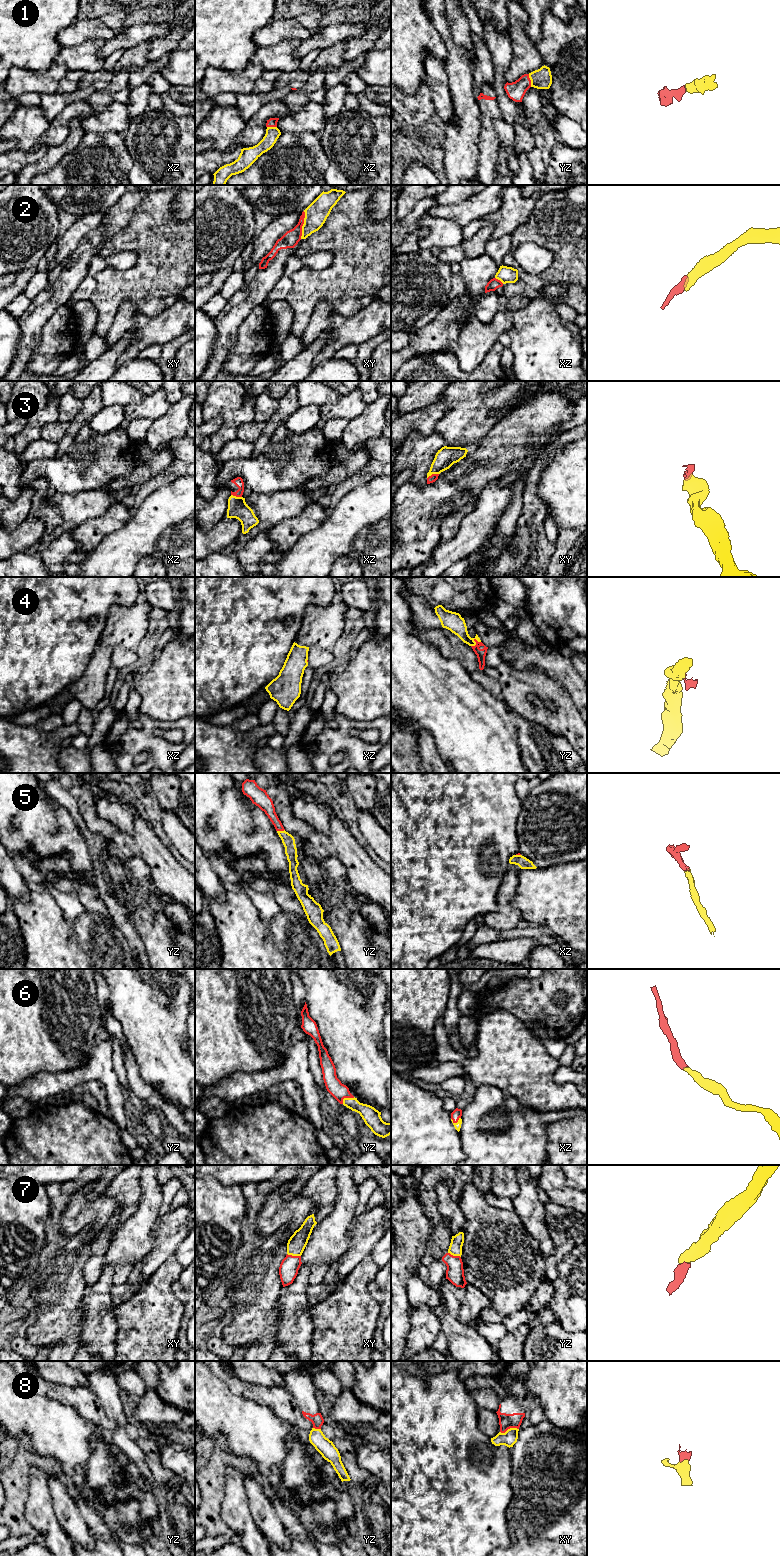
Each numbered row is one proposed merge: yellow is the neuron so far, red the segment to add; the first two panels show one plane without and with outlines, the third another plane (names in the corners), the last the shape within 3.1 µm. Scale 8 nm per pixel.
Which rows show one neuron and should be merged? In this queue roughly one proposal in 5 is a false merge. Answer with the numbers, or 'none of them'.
1, 2, 3, 5, 6, 7, 8

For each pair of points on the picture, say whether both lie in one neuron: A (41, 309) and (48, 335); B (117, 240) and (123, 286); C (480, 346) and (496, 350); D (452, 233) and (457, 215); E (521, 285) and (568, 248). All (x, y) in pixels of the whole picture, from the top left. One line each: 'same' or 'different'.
A: different
B: same
C: different
D: different
E: same

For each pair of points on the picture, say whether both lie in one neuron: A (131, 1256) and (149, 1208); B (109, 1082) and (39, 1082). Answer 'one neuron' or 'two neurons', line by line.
A: one neuron
B: one neuron

